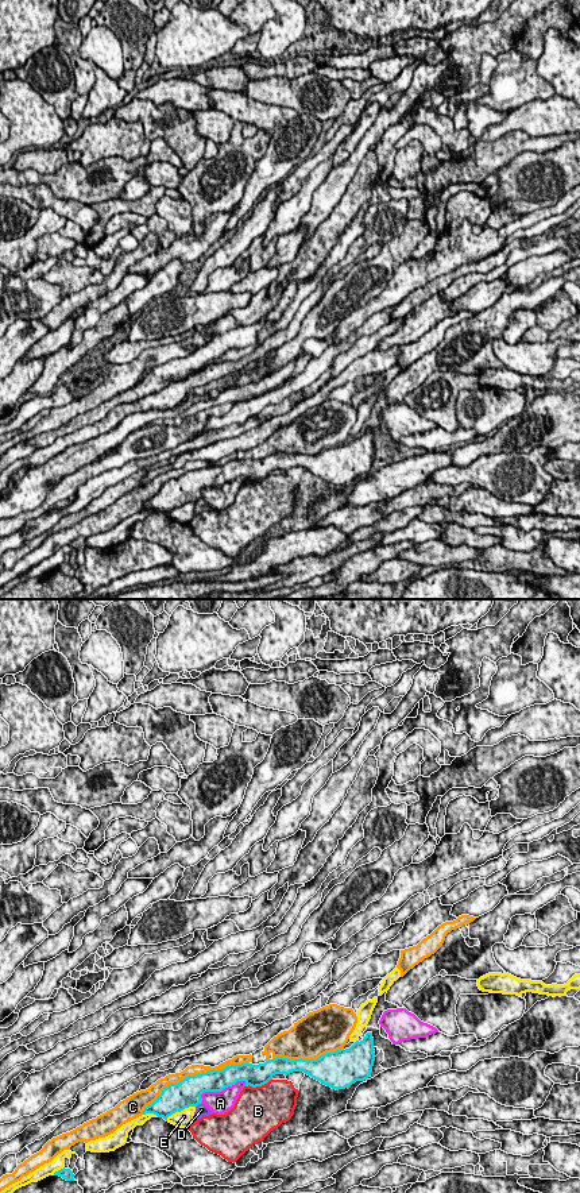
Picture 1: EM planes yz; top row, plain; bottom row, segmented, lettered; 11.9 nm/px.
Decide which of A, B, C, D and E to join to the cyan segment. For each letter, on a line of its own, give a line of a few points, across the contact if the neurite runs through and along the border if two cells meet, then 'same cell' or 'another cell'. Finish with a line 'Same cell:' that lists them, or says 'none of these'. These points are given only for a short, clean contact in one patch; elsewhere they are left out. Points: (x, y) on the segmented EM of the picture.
A: another cell
B: another cell
C: another cell
D: another cell
E: another cell
Same cell: none of these

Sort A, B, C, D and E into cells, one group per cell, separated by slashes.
A / B / C / D / E

